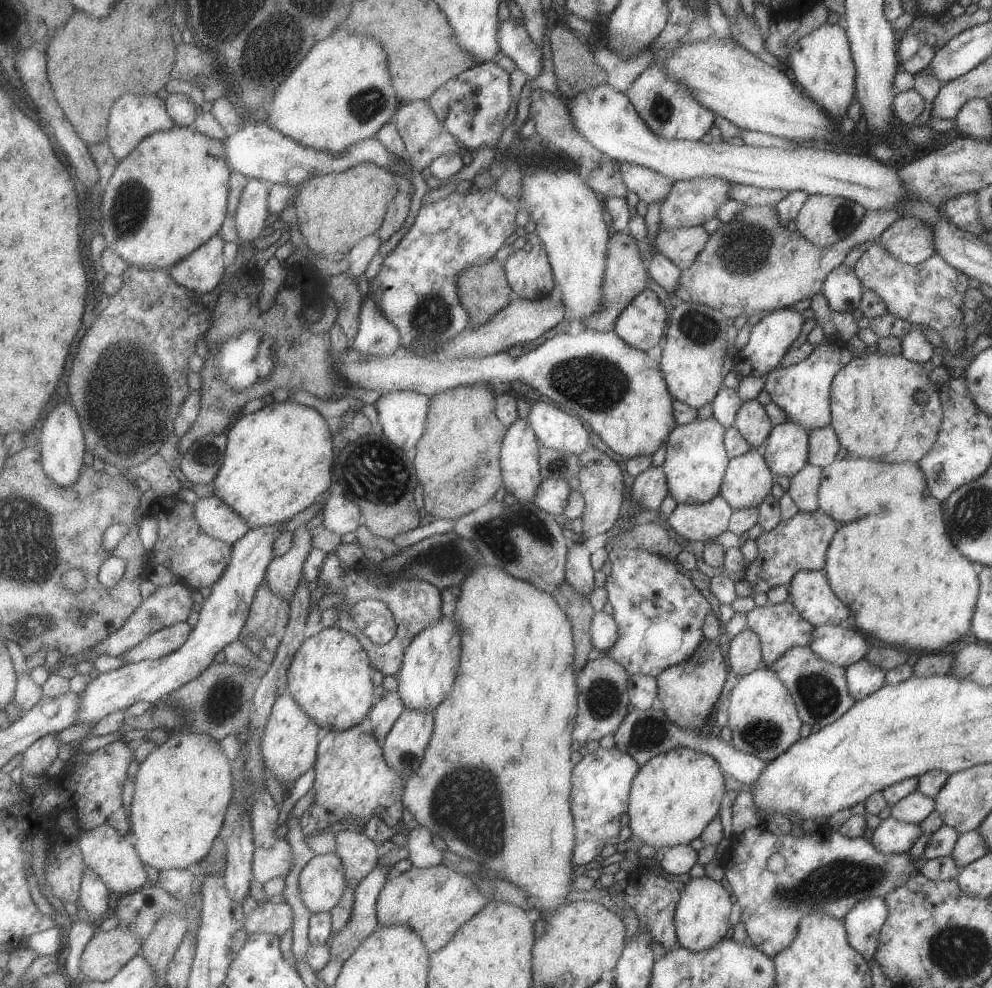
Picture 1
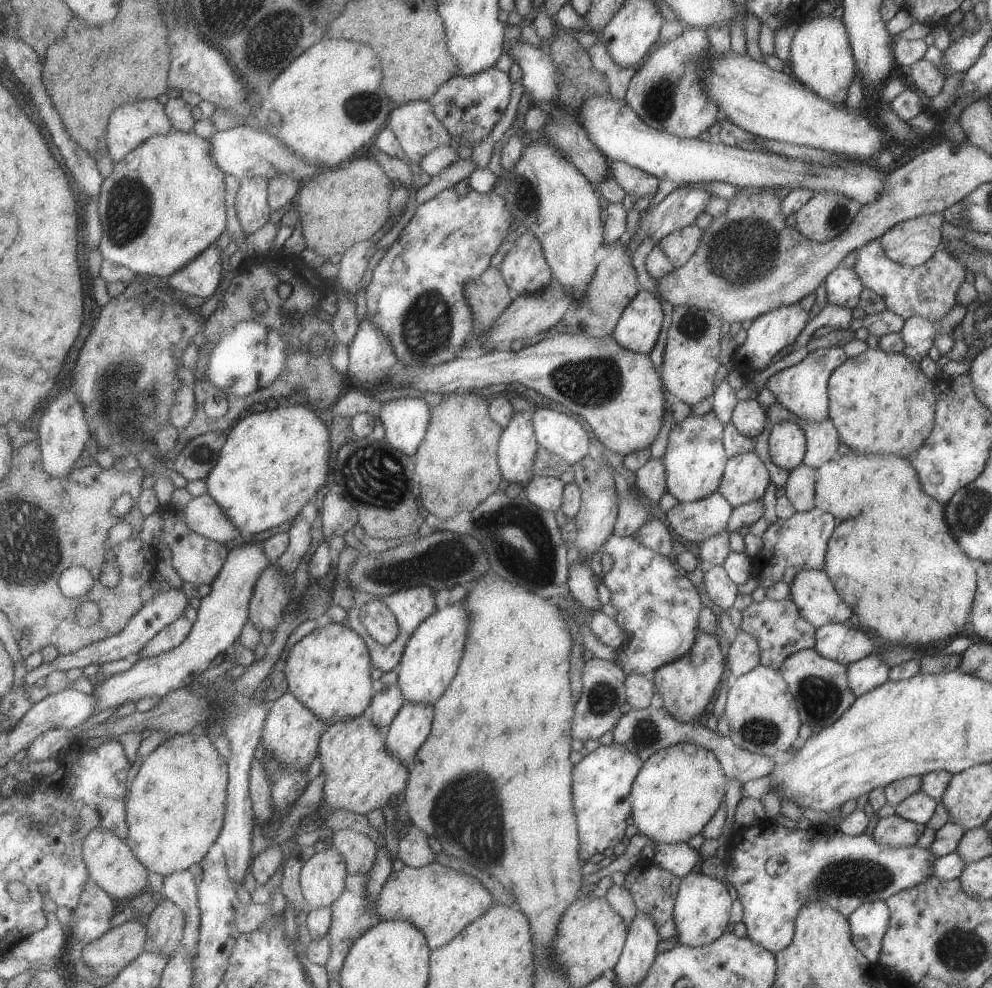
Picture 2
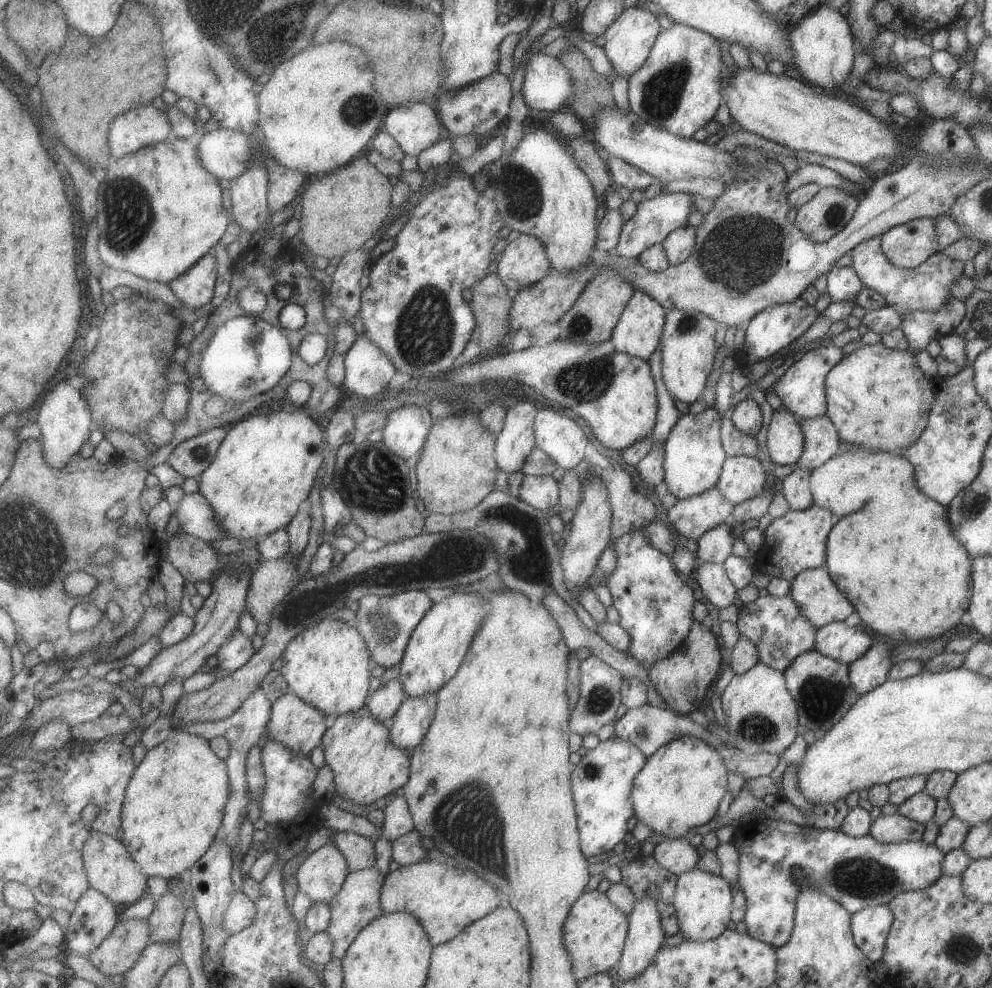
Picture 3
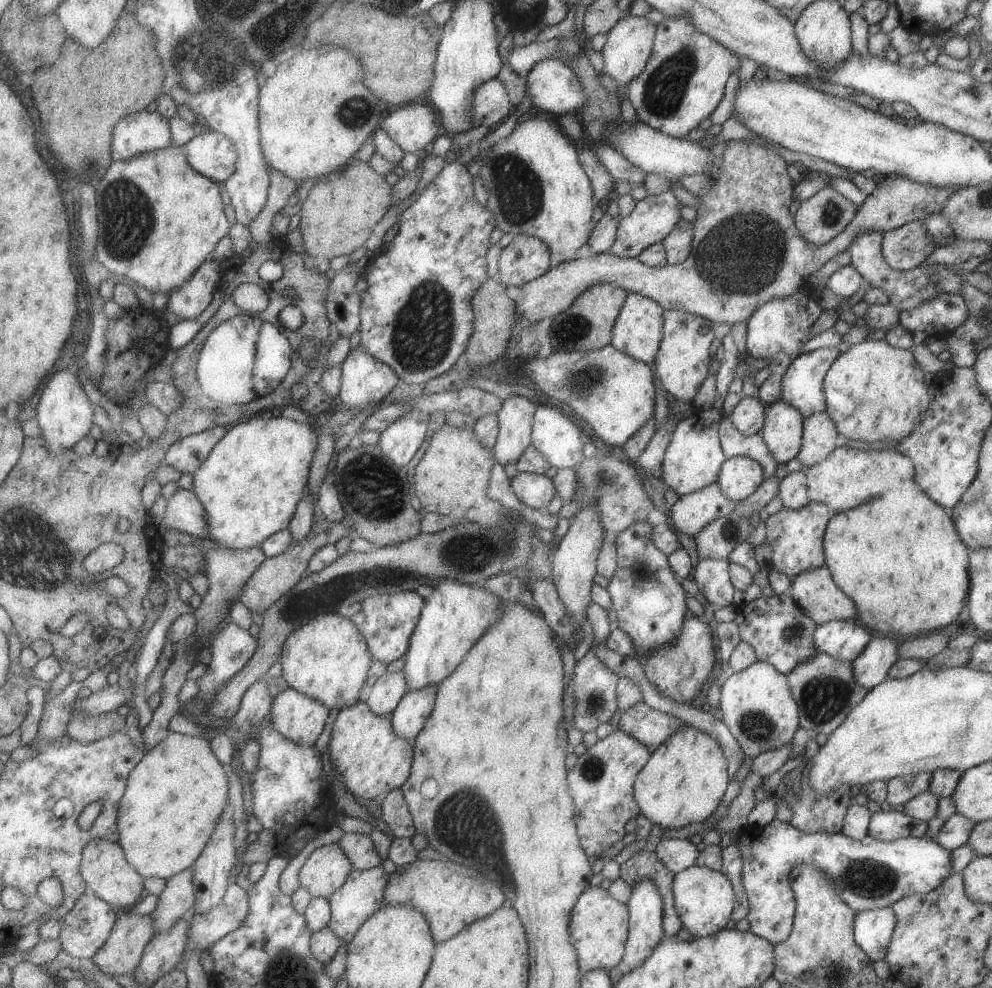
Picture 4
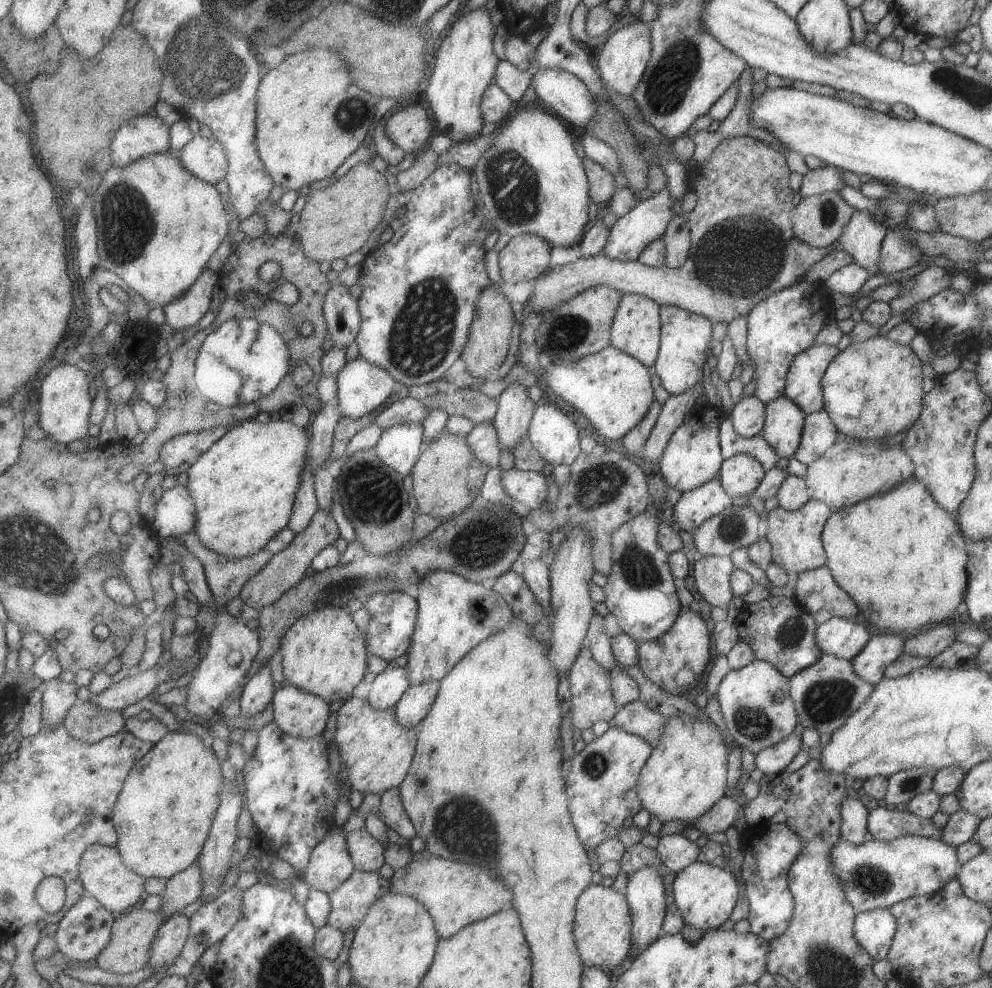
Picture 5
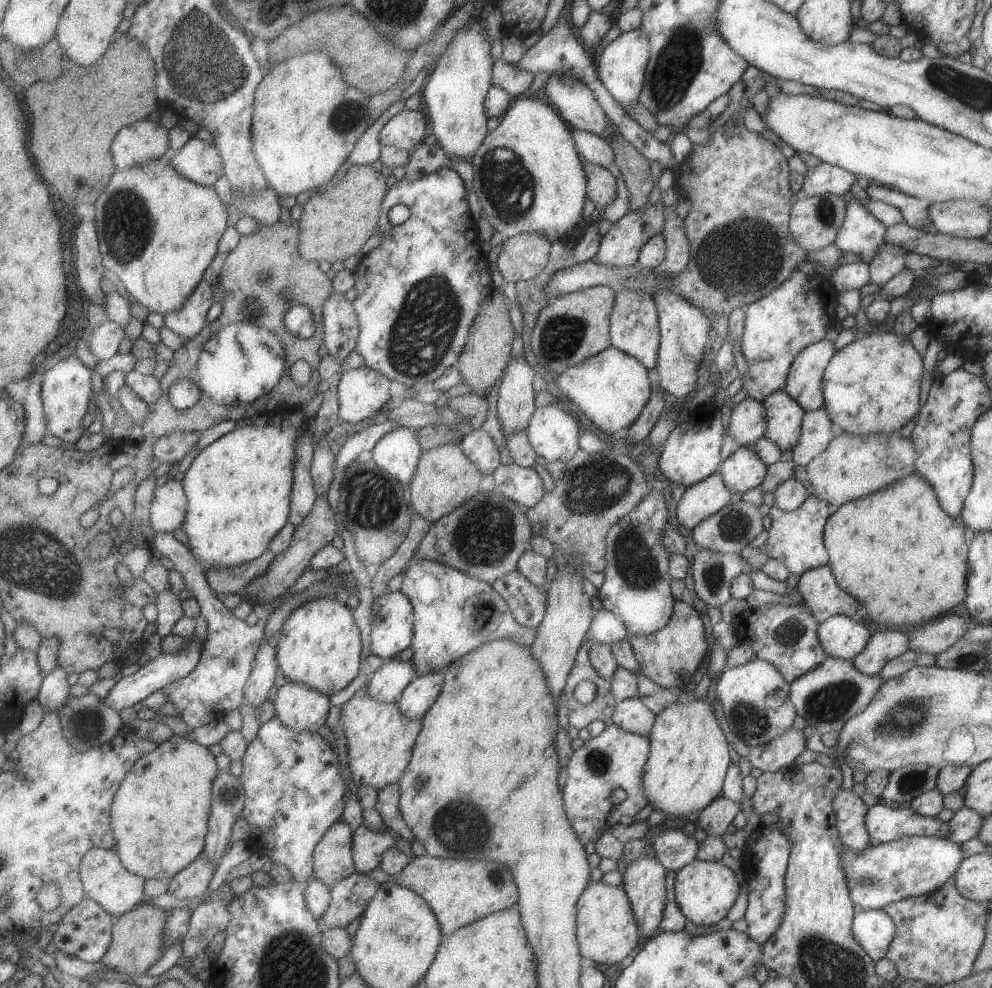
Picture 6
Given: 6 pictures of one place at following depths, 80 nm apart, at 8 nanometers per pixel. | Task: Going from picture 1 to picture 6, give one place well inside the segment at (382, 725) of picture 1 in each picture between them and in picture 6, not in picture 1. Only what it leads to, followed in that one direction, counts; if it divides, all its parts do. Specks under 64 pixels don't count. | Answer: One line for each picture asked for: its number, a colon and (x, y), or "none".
2: (386, 705)
3: (384, 703)
4: (388, 691)
5: (387, 689)
6: (387, 684)

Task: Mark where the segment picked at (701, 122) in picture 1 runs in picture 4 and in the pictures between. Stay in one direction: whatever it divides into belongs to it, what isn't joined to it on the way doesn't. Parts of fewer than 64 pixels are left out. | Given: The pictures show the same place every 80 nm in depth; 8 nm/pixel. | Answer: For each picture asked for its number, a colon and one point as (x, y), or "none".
2: (665, 92)
3: (676, 89)
4: (682, 81)

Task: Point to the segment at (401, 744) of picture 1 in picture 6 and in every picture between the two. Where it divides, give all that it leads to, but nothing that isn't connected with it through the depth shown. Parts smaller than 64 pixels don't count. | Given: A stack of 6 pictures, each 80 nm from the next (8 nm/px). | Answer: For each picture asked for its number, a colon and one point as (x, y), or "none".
2: (407, 734)
3: (410, 725)
4: (410, 718)
5: (417, 702)
6: (416, 700)

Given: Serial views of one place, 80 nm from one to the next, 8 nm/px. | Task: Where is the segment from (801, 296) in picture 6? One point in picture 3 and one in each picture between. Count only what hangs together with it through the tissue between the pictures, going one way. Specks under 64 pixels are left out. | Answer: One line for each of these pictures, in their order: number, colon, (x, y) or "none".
3: (768, 331)
4: (777, 330)
5: (777, 328)

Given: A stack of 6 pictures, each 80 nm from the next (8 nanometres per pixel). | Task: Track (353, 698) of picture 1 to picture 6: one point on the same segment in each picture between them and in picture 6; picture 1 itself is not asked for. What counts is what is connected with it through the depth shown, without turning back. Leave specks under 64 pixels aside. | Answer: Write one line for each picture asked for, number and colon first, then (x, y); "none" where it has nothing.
2: (329, 670)
3: (329, 665)
4: (328, 658)
5: (325, 653)
6: (320, 646)

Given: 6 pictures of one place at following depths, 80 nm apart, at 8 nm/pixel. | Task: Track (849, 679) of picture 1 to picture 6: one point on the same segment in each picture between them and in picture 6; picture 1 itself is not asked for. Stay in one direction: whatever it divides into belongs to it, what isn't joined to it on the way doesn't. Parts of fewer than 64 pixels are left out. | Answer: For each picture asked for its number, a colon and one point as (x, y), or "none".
2: (863, 675)
3: (868, 671)
4: (871, 667)
5: (869, 663)
6: (882, 646)

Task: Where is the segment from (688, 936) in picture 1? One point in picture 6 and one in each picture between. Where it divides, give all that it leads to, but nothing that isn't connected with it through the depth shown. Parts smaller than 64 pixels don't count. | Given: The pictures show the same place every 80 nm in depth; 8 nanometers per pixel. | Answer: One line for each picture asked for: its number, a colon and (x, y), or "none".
2: (701, 907)
3: (702, 902)
4: (703, 898)
5: (704, 894)
6: (704, 891)

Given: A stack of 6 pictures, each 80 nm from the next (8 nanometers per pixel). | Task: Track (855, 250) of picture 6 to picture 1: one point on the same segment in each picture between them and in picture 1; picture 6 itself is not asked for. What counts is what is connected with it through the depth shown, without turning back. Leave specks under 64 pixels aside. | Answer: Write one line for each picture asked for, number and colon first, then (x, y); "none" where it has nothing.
1: (931, 294)
2: (929, 290)
3: (925, 287)
4: (905, 289)
5: (861, 238)

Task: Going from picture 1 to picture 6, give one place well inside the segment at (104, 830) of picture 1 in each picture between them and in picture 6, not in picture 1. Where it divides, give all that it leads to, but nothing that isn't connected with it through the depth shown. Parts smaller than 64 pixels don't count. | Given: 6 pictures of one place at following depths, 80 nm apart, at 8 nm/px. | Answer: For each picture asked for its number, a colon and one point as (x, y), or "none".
2: (112, 863)
3: (112, 870)
4: (108, 872)
5: (104, 872)
6: (107, 880)

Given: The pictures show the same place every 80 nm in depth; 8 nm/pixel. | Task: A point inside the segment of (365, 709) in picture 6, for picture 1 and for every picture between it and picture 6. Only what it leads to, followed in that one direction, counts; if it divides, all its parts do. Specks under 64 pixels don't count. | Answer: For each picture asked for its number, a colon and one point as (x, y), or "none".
1: (353, 779)
2: (361, 774)
3: (367, 767)
4: (373, 760)
5: (378, 753)

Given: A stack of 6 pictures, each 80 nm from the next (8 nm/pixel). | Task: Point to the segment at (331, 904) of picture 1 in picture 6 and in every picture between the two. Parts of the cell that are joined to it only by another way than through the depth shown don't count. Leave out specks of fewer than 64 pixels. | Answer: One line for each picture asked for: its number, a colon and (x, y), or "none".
2: (323, 880)
3: (322, 876)
4: (328, 868)
5: (331, 864)
6: (334, 856)

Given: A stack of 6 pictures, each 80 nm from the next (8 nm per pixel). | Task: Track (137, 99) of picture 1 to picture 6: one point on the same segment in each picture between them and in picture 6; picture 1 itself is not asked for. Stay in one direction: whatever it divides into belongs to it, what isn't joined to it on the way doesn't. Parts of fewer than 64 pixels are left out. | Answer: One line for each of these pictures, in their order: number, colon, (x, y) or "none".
2: (133, 124)
3: (131, 131)
4: (146, 131)
5: (146, 135)
6: (145, 141)

